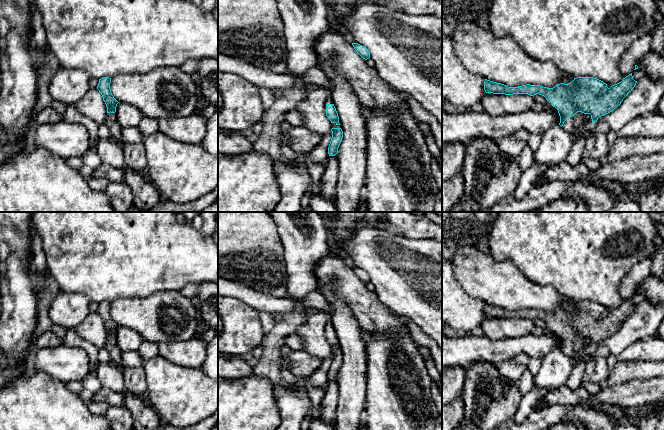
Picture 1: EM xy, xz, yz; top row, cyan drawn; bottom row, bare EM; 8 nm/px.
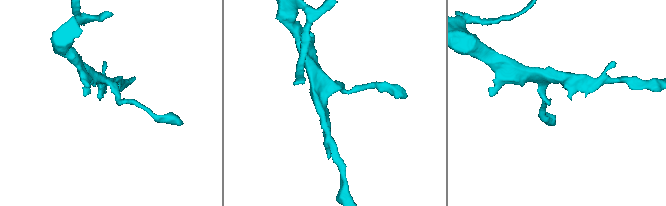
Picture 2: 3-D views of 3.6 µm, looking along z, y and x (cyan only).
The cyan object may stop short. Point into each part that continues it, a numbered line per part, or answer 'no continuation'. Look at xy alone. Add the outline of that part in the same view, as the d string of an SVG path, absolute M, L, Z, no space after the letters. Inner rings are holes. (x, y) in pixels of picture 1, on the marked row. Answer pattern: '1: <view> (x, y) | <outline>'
1: xy (111, 121) | M107 113L104 122L110 130L111 137L115 140L122 141L122 127L119 125L116 113Z

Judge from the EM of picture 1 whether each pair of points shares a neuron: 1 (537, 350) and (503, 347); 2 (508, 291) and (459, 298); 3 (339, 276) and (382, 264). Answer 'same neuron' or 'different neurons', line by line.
1: same neuron
2: different neurons
3: different neurons

